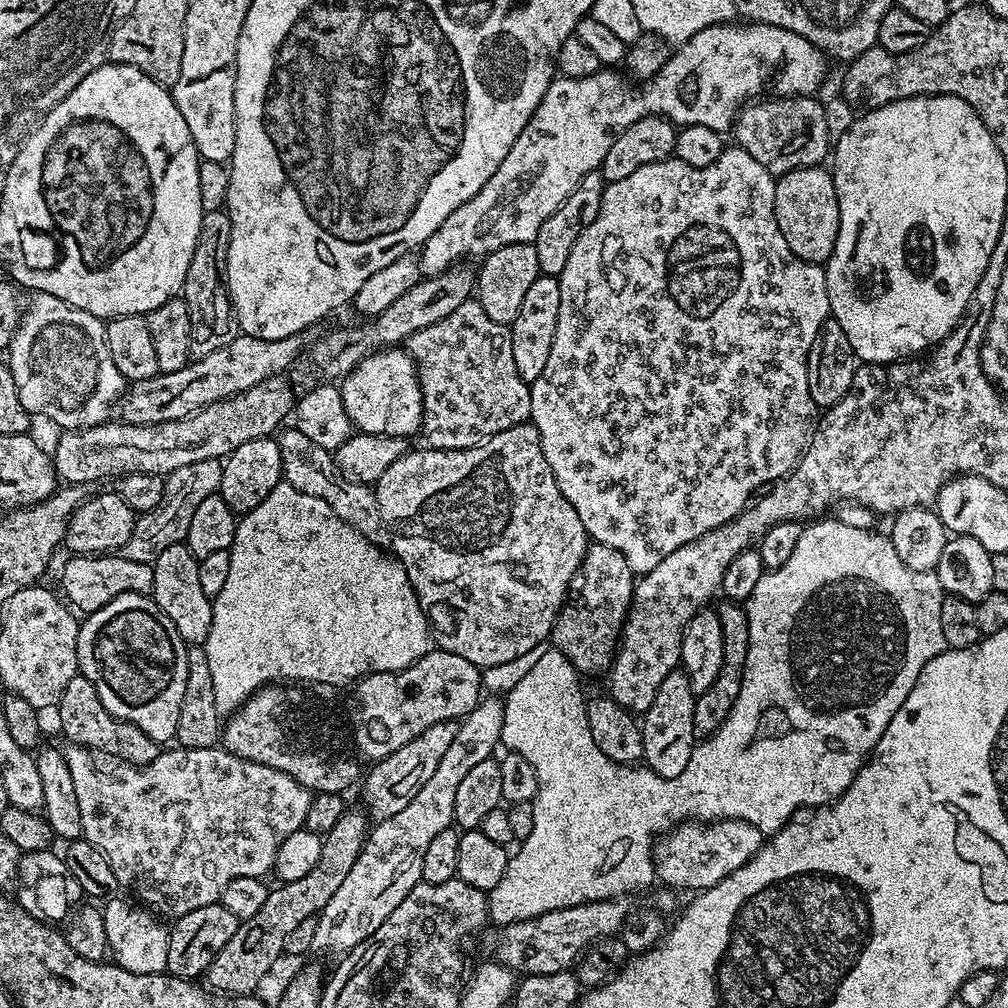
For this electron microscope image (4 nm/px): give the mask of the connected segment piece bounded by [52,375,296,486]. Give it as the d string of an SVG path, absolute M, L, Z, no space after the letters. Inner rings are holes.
M285 375L268 378L257 386L252 386L250 390L243 391L240 395L211 403L210 406L204 407L192 416L187 416L186 419L172 419L170 422L158 424L125 424L122 420L117 420L117 422L108 420L90 428L65 429L59 433L60 438L54 450L52 449L56 475L69 485L86 486L88 482L98 482L108 476L118 478L126 473L148 473L164 478L174 470L193 462L226 458L244 442L273 435L281 427L280 422L287 415L288 417L291 415L295 407L296 393L294 394L287 380Z

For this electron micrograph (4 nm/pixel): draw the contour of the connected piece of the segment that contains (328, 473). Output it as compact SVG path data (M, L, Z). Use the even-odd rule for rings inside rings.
M295 426L286 428L278 436L282 450L283 483L294 486L294 490L302 490L302 494L314 494L314 498L322 498L322 502L329 504L334 514L342 518L342 522L358 530L358 534L366 537L371 544L391 545L392 536L382 522L375 491L367 484L346 482L346 478L338 474L338 466L333 453L327 452L322 446L317 446L315 442L310 442L310 438L306 438L306 434L302 434L302 430L298 430Z

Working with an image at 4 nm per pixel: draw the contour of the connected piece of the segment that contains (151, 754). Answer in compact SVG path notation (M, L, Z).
M78 674L70 678L66 690L62 690L58 711L60 711L60 728L64 731L69 745L96 748L99 752L114 754L118 758L127 760L129 764L137 766L158 758L162 750L161 745L151 740L142 730L138 730L138 726L114 718L110 710L102 706L102 698L98 698L98 690L94 690L94 682L90 682L85 676Z

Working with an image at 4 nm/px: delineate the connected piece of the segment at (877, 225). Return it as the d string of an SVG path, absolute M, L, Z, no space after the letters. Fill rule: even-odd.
M915 96L890 102L881 108L869 108L857 115L852 125L835 141L830 156L830 171L834 178L834 190L838 194L838 238L834 250L826 261L826 286L828 287L828 310L831 319L842 326L850 346L854 346L857 361L864 364L894 364L919 357L941 344L959 326L960 319L968 311L968 304L982 282L982 272L988 265L988 257L994 254L996 237L1006 222L1004 216L1004 168L1006 162L997 152L994 138L988 135L982 118L957 96Z

